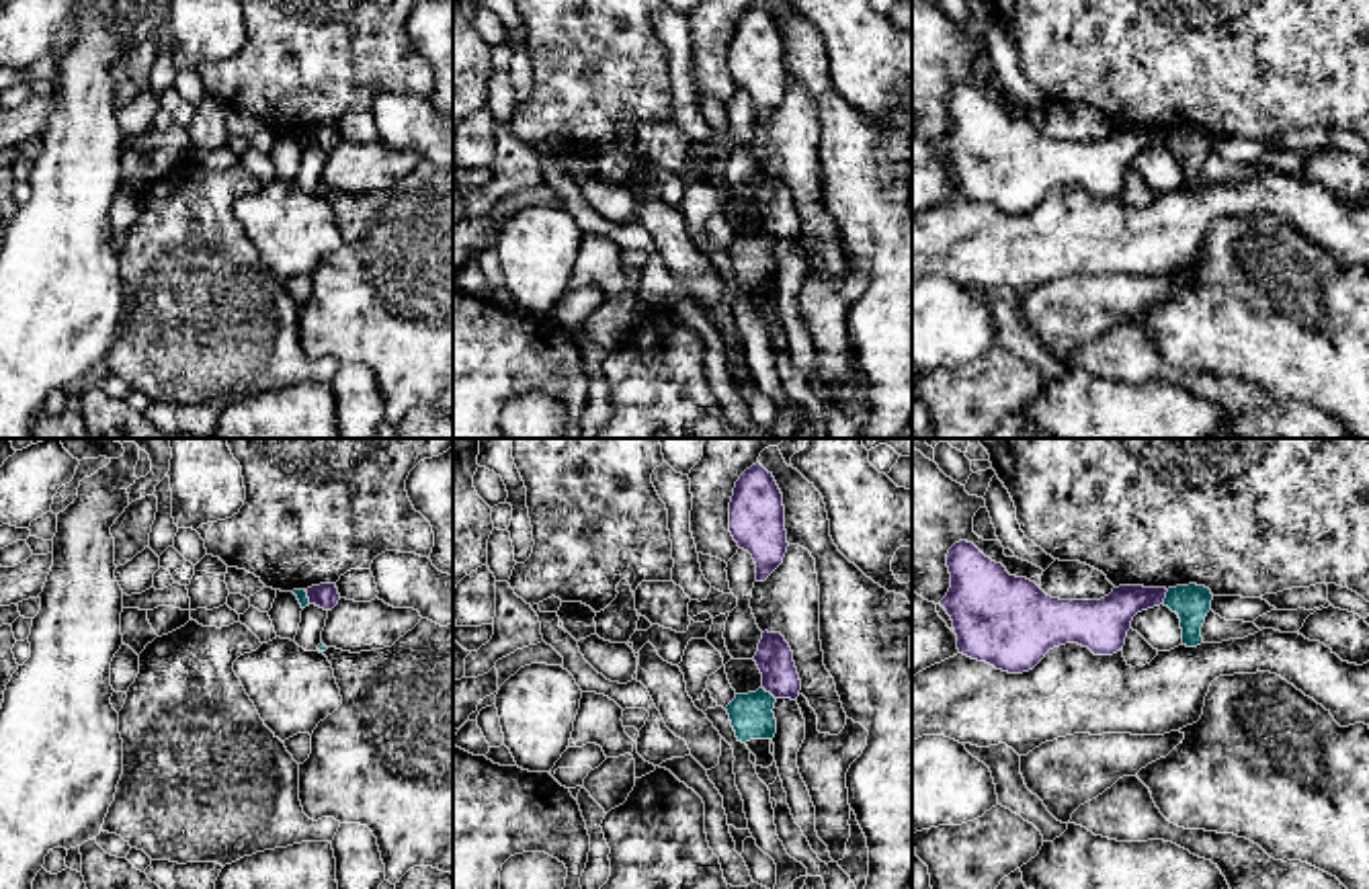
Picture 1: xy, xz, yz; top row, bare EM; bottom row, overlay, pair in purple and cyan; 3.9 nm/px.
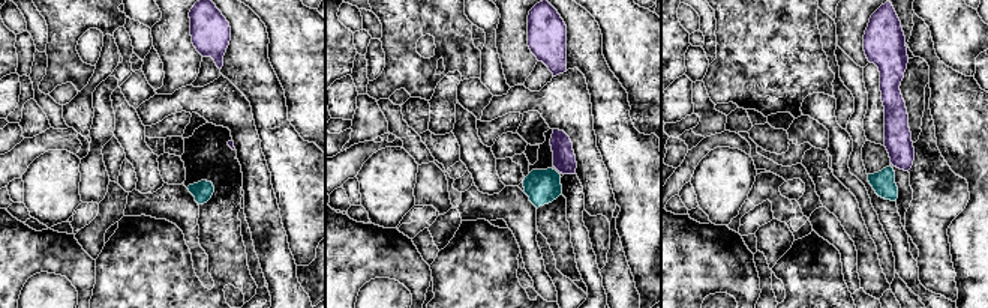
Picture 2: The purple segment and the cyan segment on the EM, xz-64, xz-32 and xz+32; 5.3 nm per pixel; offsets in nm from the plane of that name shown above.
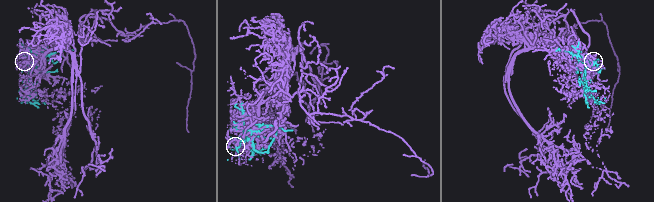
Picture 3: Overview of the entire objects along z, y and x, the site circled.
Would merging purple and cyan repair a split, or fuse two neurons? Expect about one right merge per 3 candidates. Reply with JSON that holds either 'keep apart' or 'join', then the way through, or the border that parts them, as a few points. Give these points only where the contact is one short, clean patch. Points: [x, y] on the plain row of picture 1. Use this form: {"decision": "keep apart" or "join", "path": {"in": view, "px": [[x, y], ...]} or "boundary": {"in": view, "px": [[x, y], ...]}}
{"decision": "keep apart"}

